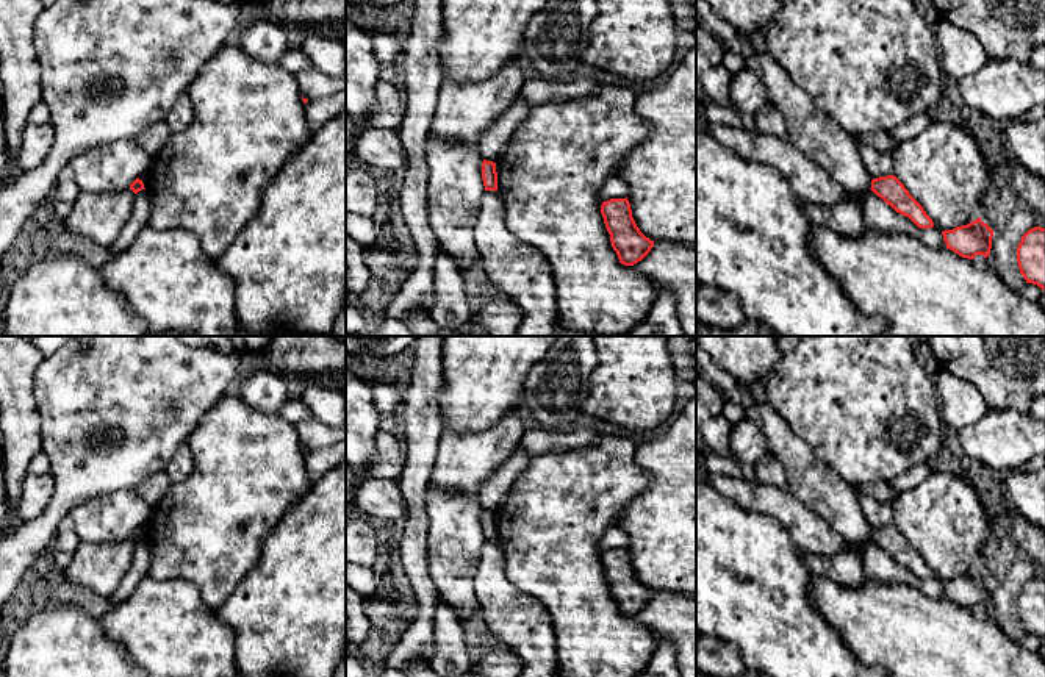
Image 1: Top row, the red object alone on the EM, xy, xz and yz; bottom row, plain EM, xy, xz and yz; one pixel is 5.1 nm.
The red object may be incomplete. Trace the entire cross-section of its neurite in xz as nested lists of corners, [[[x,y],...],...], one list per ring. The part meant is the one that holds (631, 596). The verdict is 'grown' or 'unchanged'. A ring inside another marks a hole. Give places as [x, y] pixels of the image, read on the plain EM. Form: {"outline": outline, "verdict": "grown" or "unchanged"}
{"outline": [[[627,547],[602,552],[601,564],[621,614],[634,616],[651,602],[654,591],[637,577]]], "verdict": "unchanged"}

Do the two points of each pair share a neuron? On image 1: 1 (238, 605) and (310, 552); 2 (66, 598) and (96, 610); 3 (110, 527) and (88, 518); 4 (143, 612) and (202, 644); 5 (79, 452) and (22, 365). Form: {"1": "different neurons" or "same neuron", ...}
{"1": "same neuron", "2": "same neuron", "3": "same neuron", "4": "same neuron", "5": "different neurons"}

